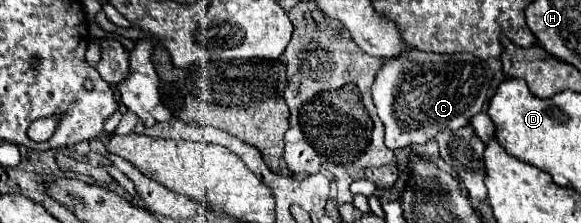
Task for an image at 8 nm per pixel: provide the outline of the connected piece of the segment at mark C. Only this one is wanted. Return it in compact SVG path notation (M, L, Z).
M404 47L396 57L384 59L372 85L372 99L386 129L386 147L400 149L414 143L426 143L446 129L456 131L468 125L482 109L490 81L490 65L486 61L480 63L480 59L470 53L438 55Z

